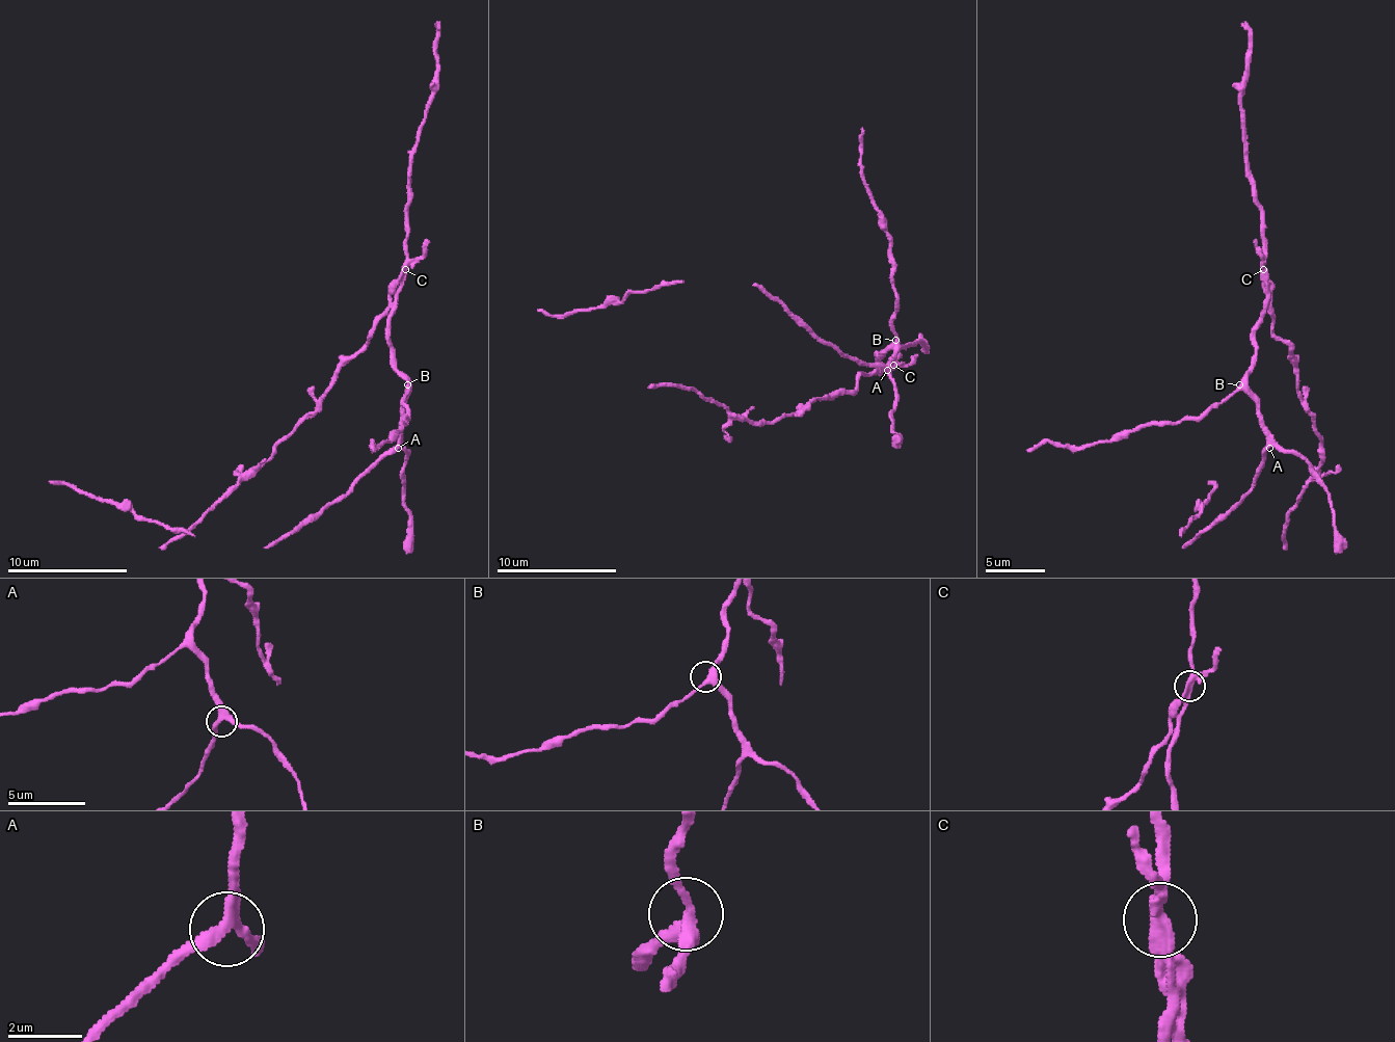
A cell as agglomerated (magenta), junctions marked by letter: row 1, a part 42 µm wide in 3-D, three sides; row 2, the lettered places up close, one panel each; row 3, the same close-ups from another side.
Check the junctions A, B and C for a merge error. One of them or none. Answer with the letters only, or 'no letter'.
C

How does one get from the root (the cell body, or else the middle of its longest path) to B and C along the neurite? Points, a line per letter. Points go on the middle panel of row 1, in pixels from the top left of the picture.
B: (890, 361), (895, 340)
C: (890, 361), (895, 346), (884, 355), (878, 355), (878, 361), (884, 367), (893, 364)

